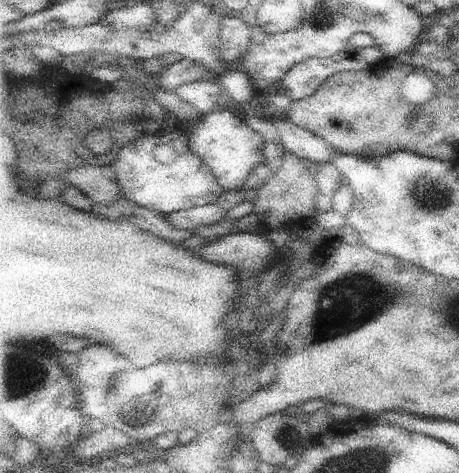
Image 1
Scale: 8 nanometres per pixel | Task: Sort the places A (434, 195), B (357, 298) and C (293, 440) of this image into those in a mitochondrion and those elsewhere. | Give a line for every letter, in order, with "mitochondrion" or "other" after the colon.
A: mitochondrion
B: mitochondrion
C: mitochondrion

